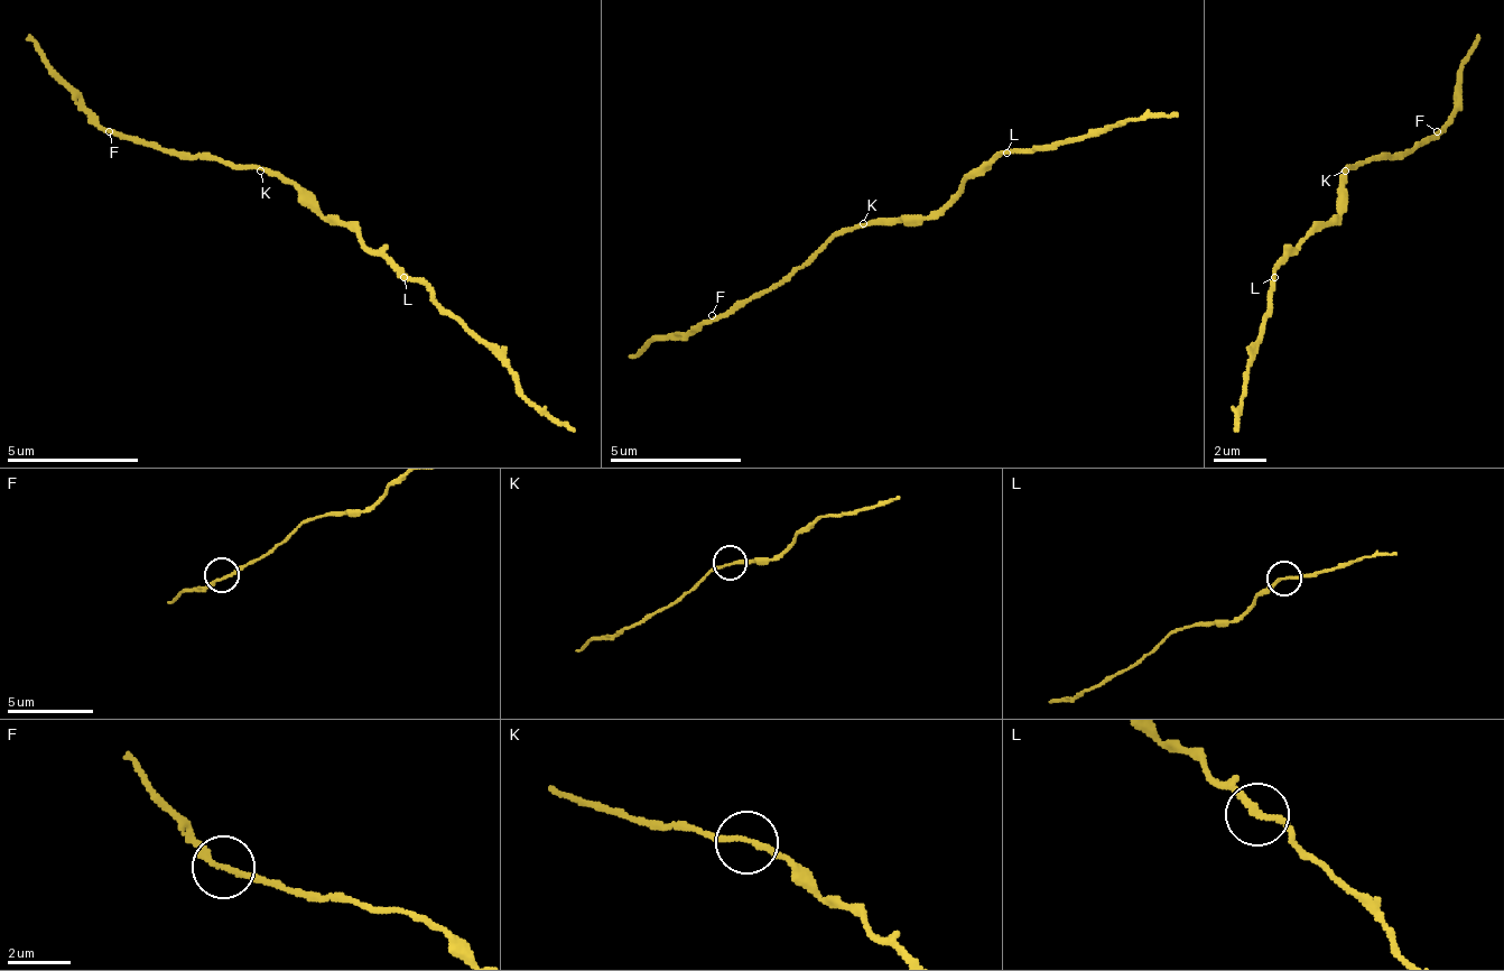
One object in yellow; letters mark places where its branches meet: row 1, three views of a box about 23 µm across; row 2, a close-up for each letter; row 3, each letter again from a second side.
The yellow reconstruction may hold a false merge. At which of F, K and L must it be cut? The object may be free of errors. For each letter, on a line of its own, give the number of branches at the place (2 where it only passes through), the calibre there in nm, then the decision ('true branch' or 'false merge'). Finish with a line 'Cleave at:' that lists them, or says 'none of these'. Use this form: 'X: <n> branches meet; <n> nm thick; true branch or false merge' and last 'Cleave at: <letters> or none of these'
F: 2 branches meet; 170 nm thick; true branch
K: 2 branches meet; 160 nm thick; true branch
L: 2 branches meet; 170 nm thick; true branch
Cleave at: none of these

